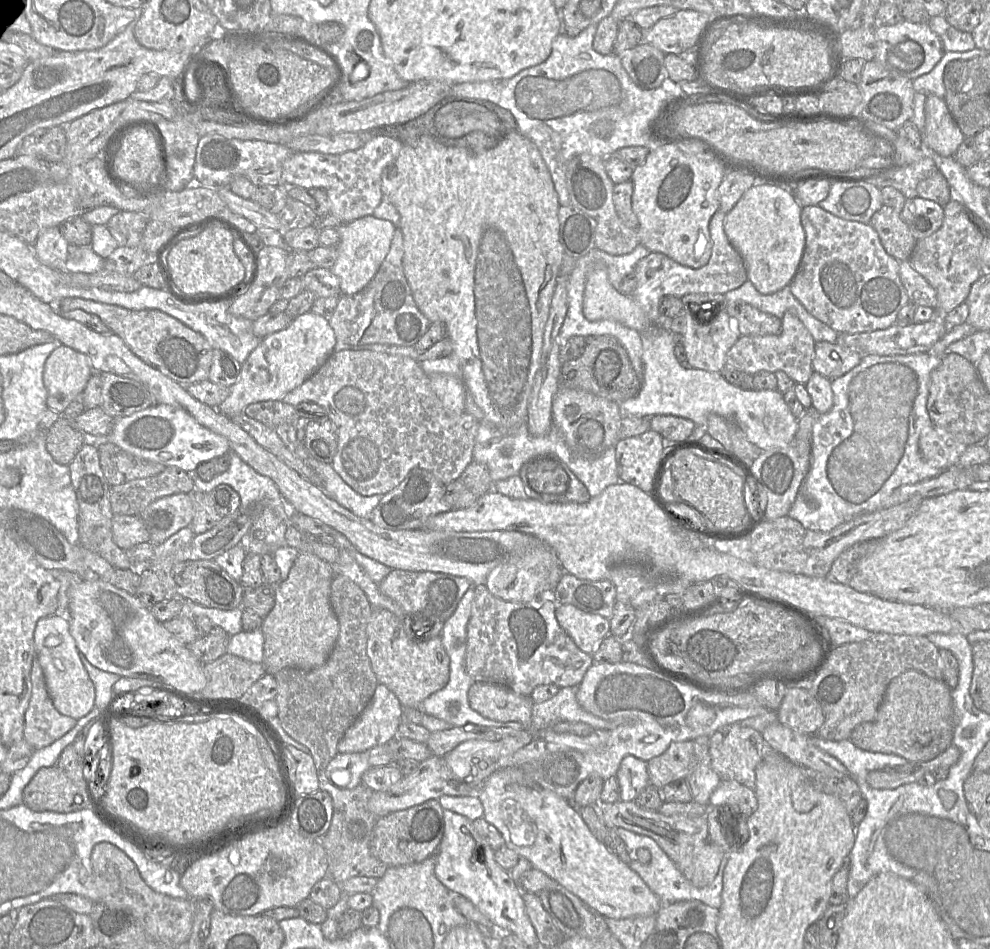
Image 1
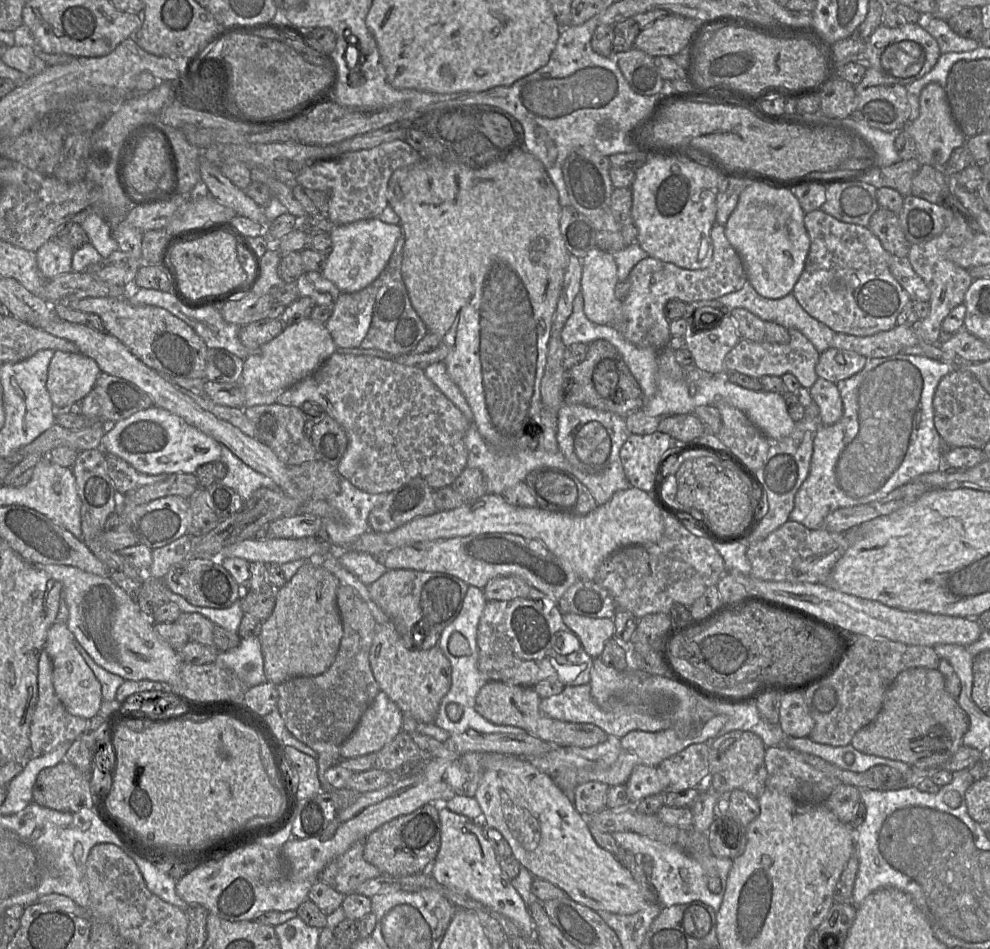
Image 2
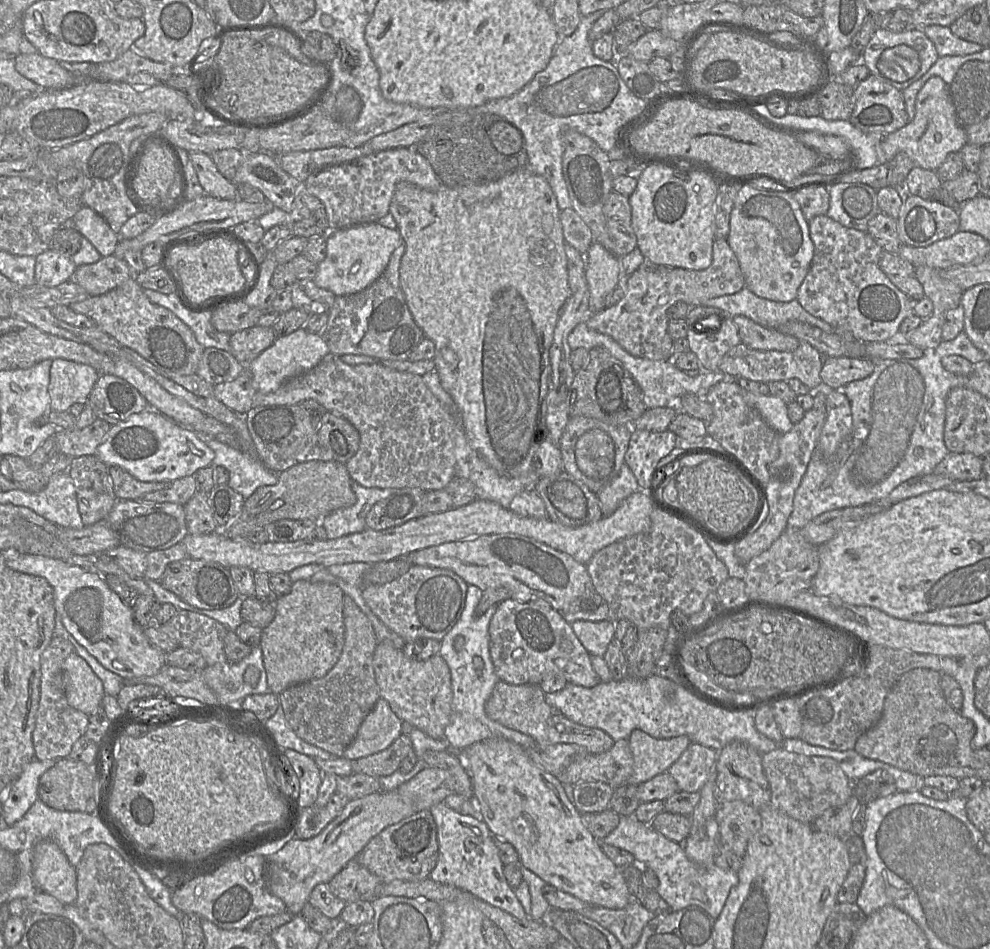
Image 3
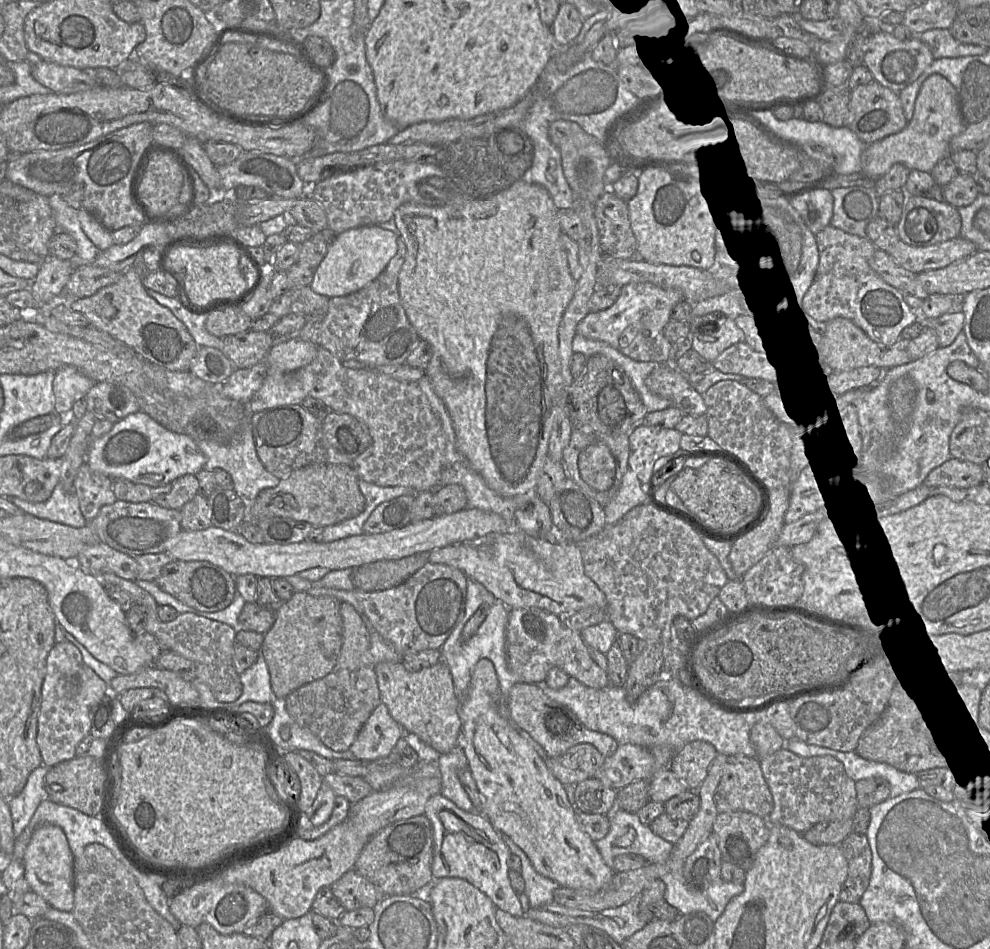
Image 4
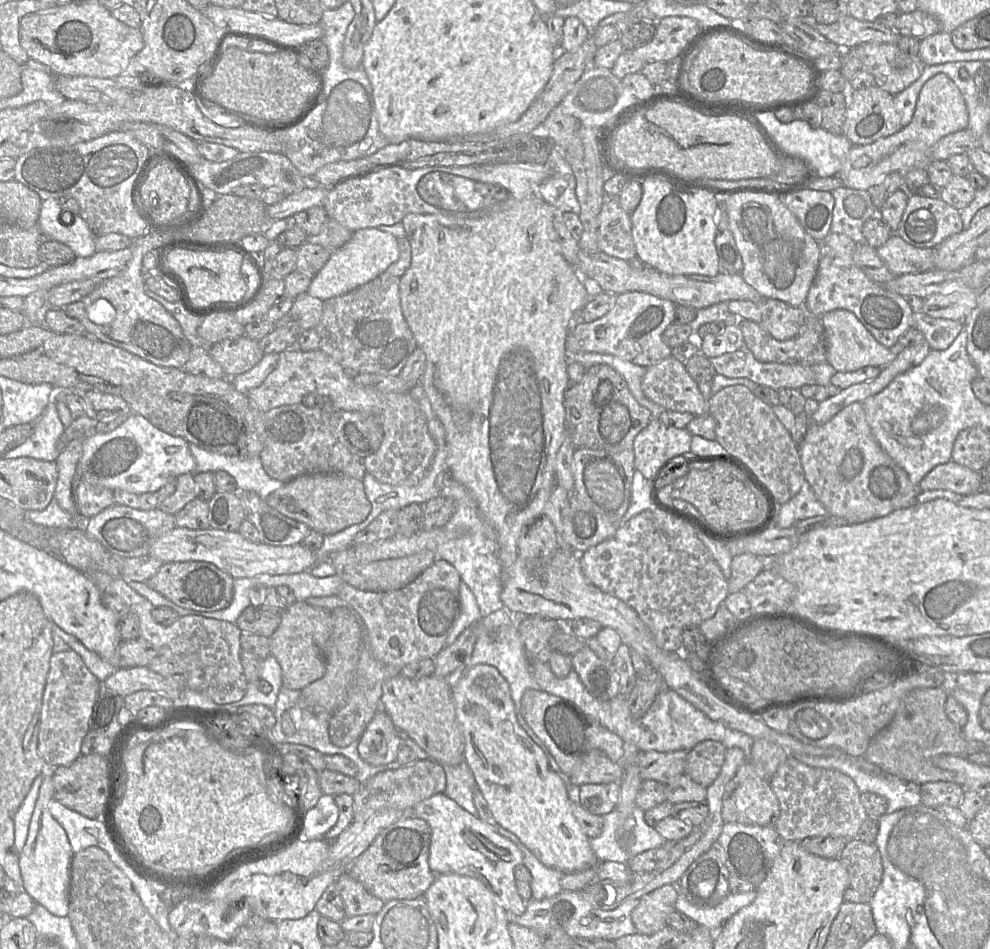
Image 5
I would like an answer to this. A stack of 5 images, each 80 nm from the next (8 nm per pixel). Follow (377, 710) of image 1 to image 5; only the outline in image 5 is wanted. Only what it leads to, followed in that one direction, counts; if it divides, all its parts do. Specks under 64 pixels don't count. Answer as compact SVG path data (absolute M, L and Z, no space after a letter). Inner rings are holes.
M379 710L359 739L358 753L363 761L371 765L388 765L396 762L400 746L399 730L388 714Z

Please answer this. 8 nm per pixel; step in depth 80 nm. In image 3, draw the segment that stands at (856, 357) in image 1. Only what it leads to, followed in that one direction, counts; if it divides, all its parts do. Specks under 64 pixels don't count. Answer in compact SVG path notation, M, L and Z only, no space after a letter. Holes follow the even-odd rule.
M824 357L820 377L824 385L832 389L842 389L852 381L870 376L874 371L875 362L870 358Z

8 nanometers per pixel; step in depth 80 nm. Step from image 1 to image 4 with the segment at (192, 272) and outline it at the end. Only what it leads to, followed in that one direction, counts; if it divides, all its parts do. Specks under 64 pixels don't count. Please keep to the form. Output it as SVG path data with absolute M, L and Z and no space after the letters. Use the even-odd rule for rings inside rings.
M229 244L209 248L176 247L170 251L167 263L183 281L186 294L197 306L205 306L216 299L240 297L247 287L239 268L239 252Z

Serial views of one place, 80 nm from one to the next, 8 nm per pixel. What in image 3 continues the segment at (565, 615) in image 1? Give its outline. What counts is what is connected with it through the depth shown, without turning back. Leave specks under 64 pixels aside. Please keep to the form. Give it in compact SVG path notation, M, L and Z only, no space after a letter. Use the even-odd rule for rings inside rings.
M610 619L600 622L579 620L570 625L591 656L603 657L616 633L615 622Z

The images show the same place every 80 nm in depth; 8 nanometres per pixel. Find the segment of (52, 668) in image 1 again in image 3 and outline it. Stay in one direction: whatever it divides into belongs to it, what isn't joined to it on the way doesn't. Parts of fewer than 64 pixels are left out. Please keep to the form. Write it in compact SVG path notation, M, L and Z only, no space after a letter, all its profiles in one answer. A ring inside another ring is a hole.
M76 652L64 660L62 674L66 699L71 707L89 716L102 706L103 683Z

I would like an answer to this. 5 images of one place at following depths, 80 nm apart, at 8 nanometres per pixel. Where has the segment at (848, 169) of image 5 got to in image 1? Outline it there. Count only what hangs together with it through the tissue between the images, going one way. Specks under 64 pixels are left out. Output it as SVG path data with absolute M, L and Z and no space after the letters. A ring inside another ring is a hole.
M936 95L926 98L923 144L941 156L953 156L965 136L951 116L945 100Z

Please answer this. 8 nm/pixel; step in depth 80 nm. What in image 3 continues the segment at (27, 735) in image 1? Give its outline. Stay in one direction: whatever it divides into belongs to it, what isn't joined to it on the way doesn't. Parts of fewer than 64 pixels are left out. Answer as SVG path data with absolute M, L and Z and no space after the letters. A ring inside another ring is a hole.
M53 637L41 657L40 701L32 741L37 760L58 760L67 758L74 743L82 737L89 723L89 716L71 707L66 699L62 665L75 652L70 641Z

